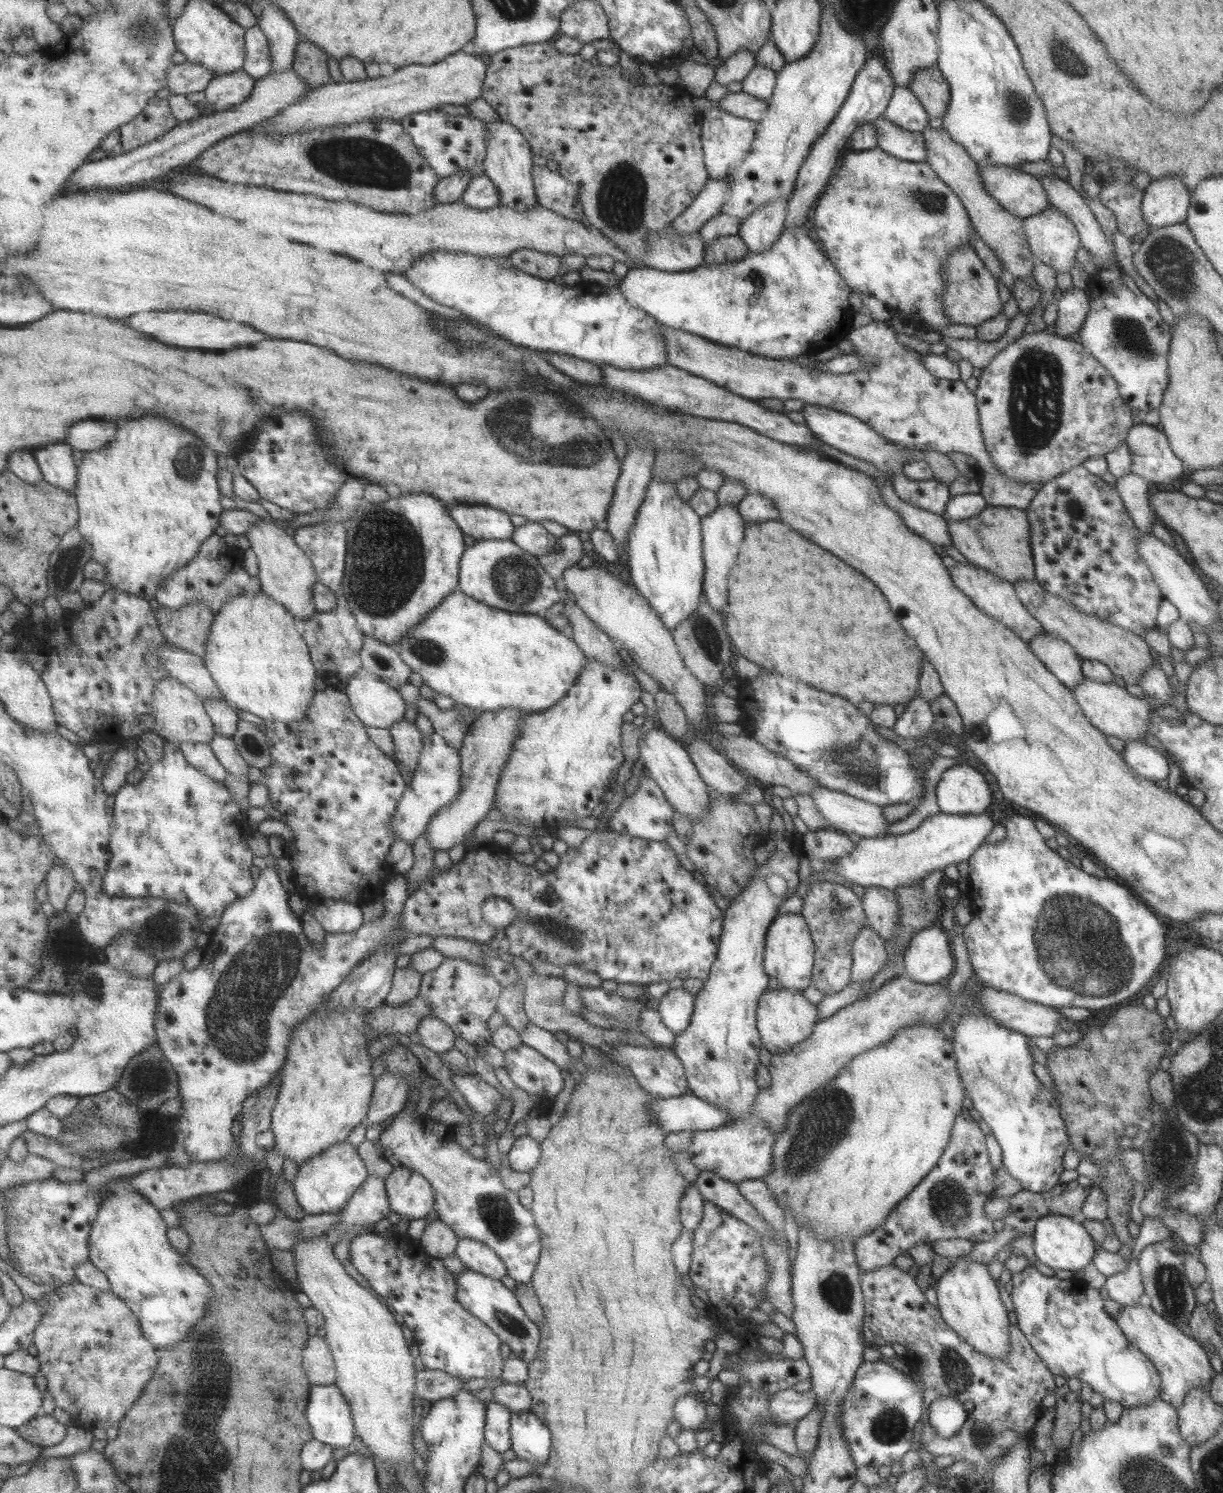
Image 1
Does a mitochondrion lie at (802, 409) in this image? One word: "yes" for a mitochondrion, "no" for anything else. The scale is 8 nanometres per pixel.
no

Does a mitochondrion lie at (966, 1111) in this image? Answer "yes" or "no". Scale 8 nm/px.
no

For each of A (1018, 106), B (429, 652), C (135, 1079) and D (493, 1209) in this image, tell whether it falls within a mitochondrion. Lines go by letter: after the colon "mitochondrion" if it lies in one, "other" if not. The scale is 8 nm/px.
A: mitochondrion
B: mitochondrion
C: mitochondrion
D: mitochondrion

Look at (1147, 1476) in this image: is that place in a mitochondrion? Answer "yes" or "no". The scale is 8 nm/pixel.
yes

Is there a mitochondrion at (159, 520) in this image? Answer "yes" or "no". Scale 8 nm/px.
no

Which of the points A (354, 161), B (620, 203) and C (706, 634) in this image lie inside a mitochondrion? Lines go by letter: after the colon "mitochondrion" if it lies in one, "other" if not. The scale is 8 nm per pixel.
A: mitochondrion
B: mitochondrion
C: mitochondrion

